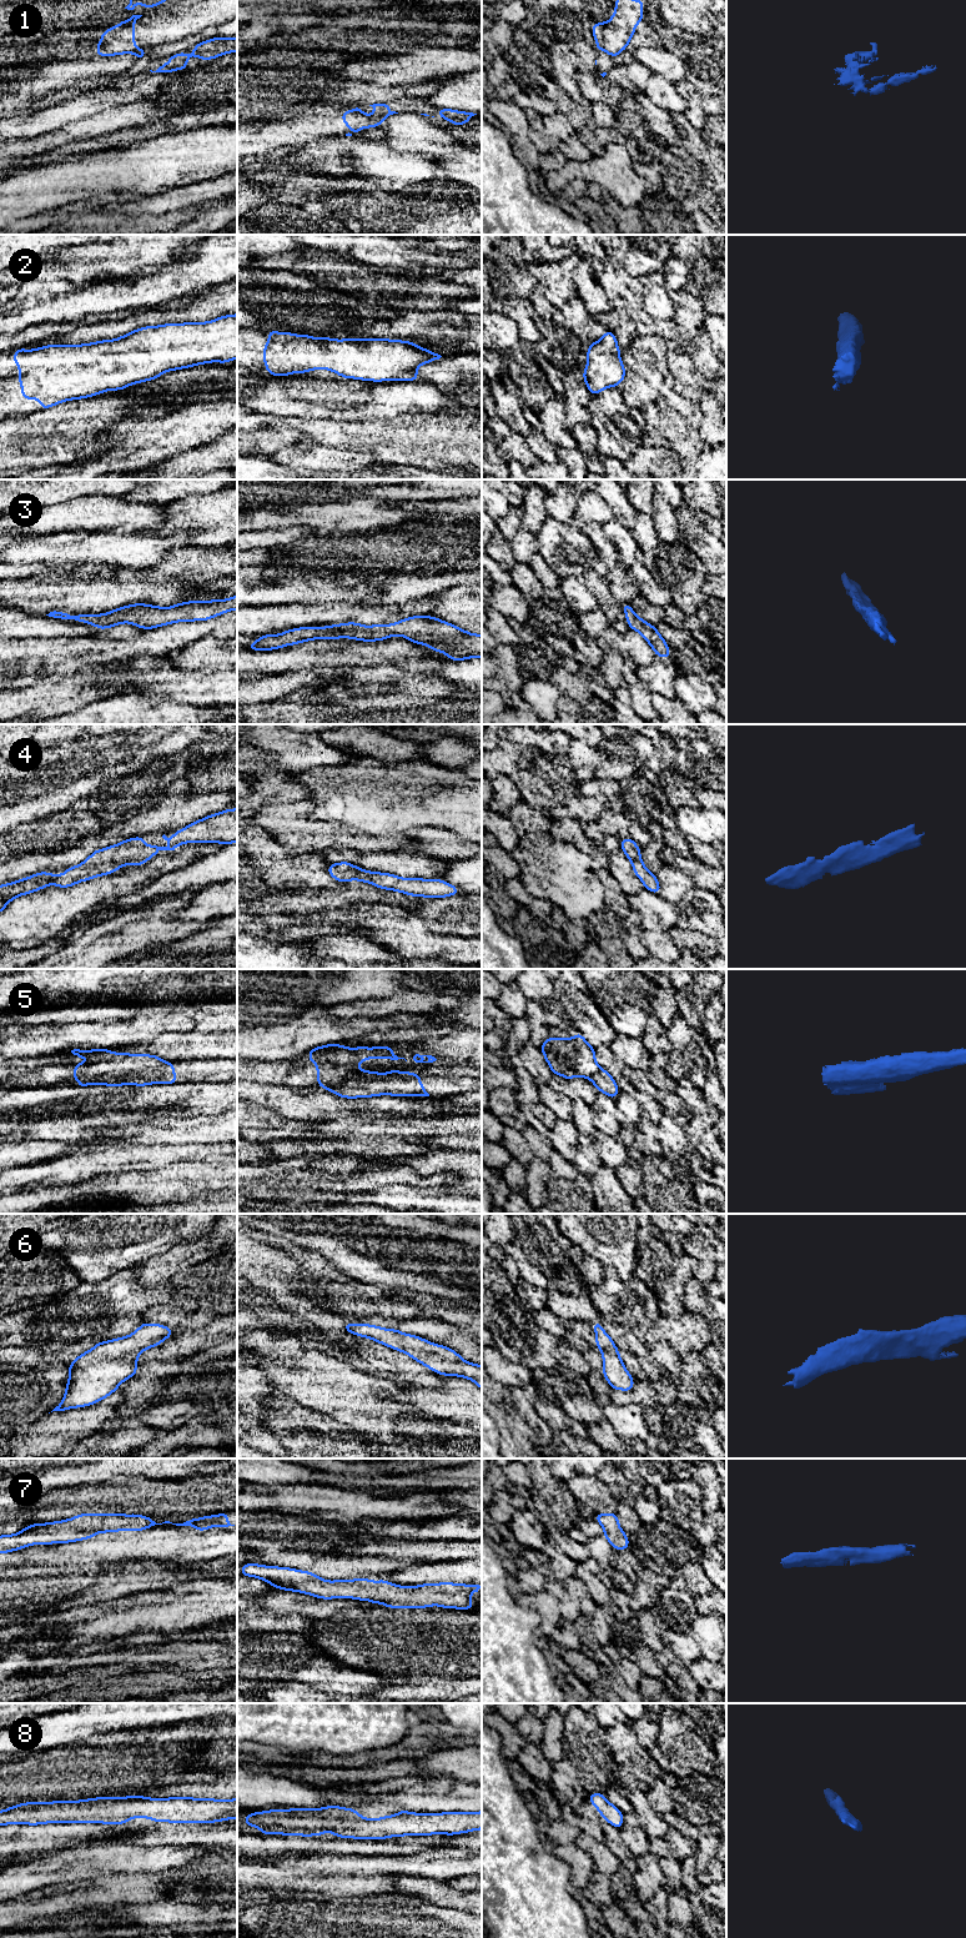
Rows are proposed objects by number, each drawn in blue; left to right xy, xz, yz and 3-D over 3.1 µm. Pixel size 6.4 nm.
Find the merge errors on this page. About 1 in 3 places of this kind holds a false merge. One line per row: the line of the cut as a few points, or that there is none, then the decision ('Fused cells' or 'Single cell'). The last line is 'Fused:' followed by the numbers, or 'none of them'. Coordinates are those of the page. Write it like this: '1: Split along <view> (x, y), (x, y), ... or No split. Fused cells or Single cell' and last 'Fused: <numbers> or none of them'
1: Split along xz (372, 115), (378, 115), (382, 119). Fused cells
2: No split. Single cell
3: No split. Single cell
4: No split. Single cell
5: Split along xy (169, 1063), (125, 1074), (104, 1074), (75, 1079). Fused cells
6: No split. Single cell
7: No split. Single cell
8: No split. Single cell
Fused: 1, 5

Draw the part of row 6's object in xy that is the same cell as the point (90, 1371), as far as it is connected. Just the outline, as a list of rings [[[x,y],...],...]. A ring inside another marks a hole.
[[[144,1322],[131,1335],[97,1342],[70,1362],[64,1399],[52,1411],[91,1406],[110,1396],[121,1382],[137,1374],[140,1354],[159,1346],[173,1331],[161,1324]]]

